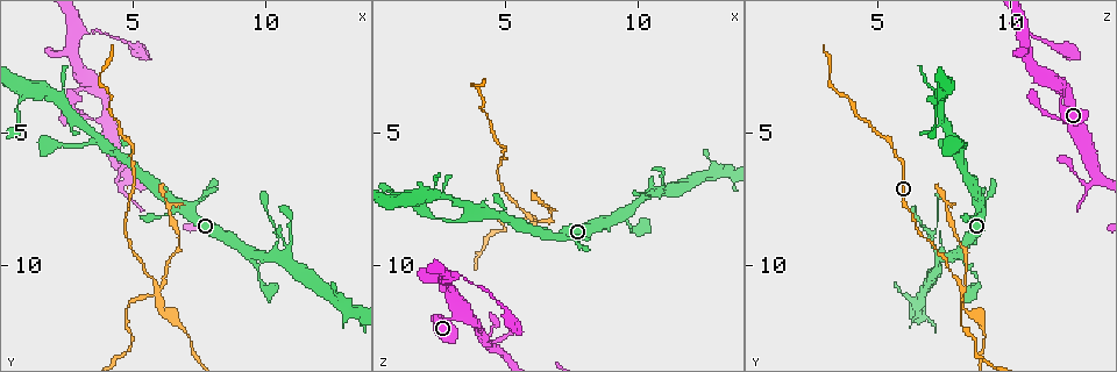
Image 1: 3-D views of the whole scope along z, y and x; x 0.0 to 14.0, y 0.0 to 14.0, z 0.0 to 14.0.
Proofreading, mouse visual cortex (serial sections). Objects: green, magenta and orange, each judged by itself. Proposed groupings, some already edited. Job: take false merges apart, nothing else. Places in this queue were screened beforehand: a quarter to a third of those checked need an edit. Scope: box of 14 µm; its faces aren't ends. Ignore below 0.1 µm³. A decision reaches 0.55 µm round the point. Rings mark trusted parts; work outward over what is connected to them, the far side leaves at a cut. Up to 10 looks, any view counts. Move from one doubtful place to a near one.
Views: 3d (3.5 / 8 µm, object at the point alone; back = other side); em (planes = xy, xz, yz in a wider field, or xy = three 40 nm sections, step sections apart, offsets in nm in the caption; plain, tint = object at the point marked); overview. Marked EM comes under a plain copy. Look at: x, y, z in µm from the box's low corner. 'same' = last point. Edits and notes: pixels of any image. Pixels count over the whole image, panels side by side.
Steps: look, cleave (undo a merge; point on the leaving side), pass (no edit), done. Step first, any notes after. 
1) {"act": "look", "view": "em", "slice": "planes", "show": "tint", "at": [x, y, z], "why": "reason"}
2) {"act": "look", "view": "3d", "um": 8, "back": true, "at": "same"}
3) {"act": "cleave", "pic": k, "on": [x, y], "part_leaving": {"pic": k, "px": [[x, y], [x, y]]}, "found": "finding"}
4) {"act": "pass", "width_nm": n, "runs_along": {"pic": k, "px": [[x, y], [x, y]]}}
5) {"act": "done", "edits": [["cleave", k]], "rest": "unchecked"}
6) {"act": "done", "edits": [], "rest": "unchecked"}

{"act": "look", "view": "3d", "um": 3.5, "back": true, "at": [4.7, 6.4, 13.1], "why": "abrupt turn"}

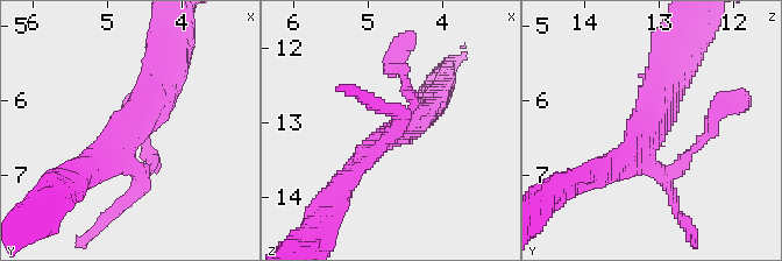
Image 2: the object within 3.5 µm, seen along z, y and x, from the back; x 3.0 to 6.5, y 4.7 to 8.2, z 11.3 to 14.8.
{"act": "look", "view": "em", "slice": "planes", "show": "tint", "at": [4.70, 6.40, 13.15]}

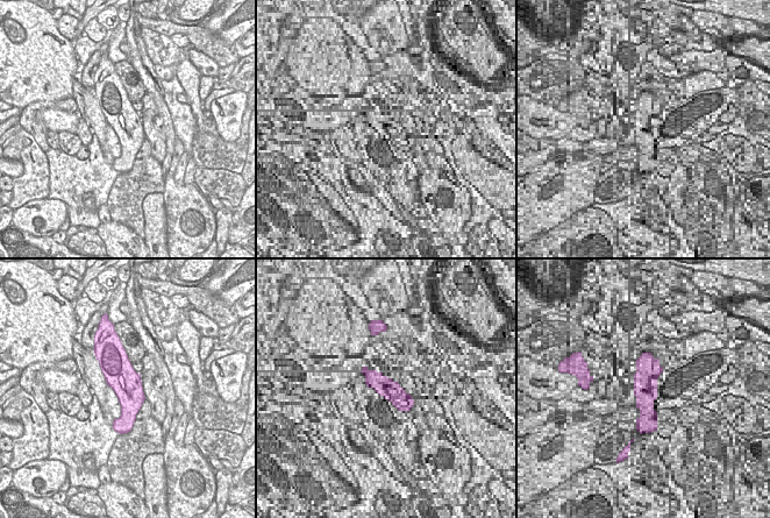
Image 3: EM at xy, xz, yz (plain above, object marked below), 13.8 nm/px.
{"act": "look", "view": "em", "slice": "xy", "step": 3, "show": "tint", "at": "same"}

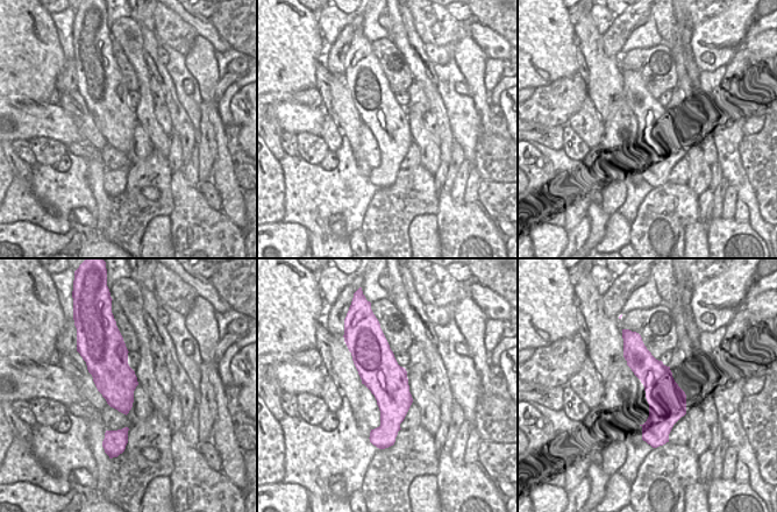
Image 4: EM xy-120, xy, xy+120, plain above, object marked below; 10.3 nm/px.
{"act": "pass", "runs_along": {"pic": 2, "px": [[666, 63], [648, 163], [681, 163]]}, "found": "all the same cell"}

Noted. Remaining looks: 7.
{"act": "look", "view": "3d", "um": 3.5, "at": [3.0, 1.3, 10.3], "why": "side arm on a straight run"}

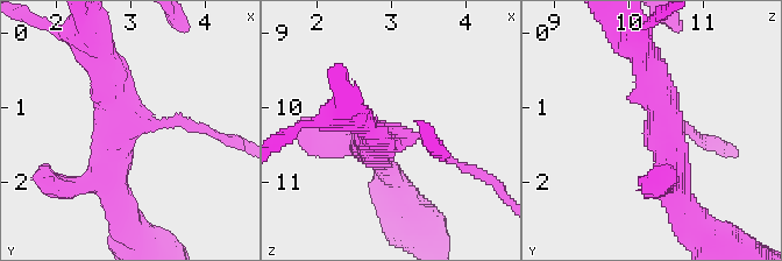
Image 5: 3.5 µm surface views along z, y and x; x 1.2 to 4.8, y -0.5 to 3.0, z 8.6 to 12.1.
{"act": "look", "view": "em", "slice": "xy", "step": 1, "show": "tint", "at": [2.90, 1.25, 10.45], "arms": 3, "arm_widths_nm": [100, 350, 350]}

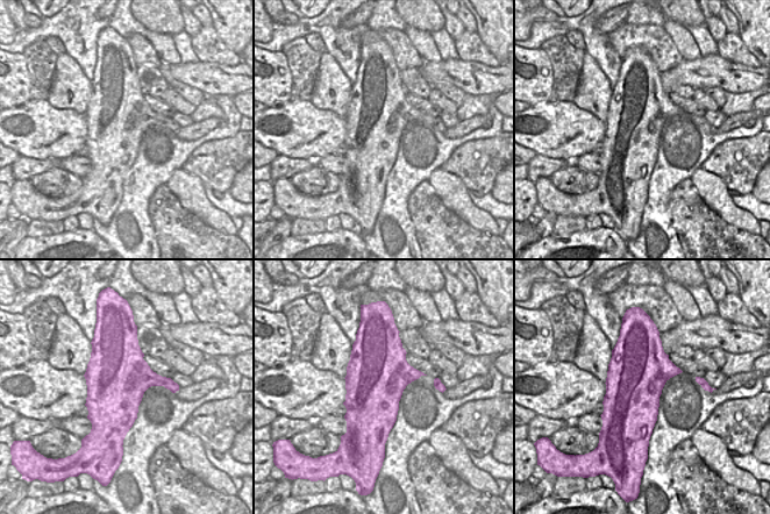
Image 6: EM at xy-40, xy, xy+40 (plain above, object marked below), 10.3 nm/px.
{"act": "pass", "found": "continuous, no second cell"}

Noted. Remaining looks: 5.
{"act": "look", "view": "3d", "um": 3.5, "at": [6.0, 10.9, 8.3], "why": "four arms meet"}

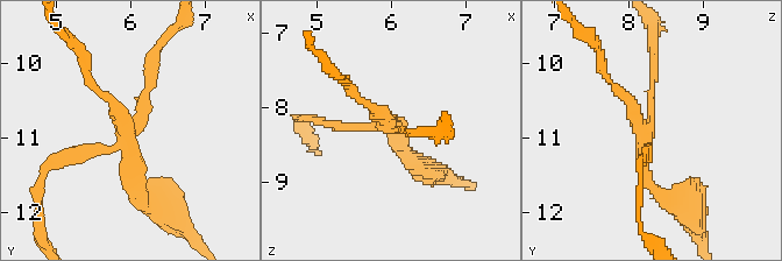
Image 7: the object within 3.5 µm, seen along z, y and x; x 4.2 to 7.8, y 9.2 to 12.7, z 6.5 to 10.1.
{"act": "look", "view": "em", "slice": "xy", "step": 2, "show": "tint", "at": [5.90, 10.90, 8.20], "arms": 4, "arm_widths_nm": [100, 100, 150, 150]}

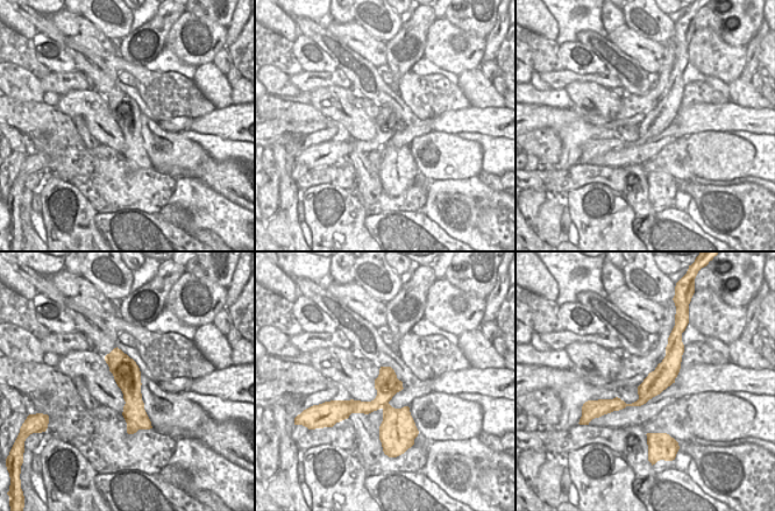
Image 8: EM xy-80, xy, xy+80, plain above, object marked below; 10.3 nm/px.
{"act": "cleave", "pic": 7, "on": [76, 152], "border": {"pic": 8, "px": [[654, 371], [654, 383], [642, 395]]}, "found": "a second cell is stuck on"}

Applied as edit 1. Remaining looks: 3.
{"act": "look", "view": "3d", "um": 3.5, "back": true, "at": [10.5, 9.8, 7.3], "why": "arms part here"}

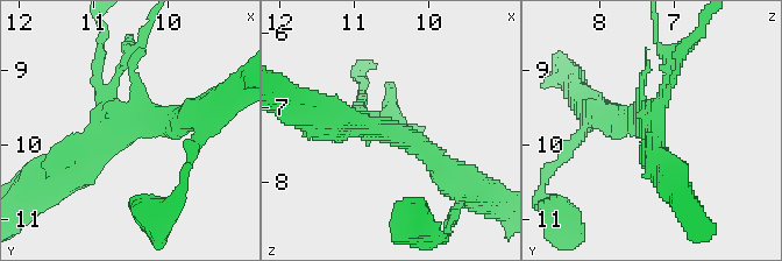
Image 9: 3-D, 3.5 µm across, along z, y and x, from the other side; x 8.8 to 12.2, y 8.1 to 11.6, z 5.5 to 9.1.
{"act": "look", "view": "em", "slice": "xy", "step": 5, "show": "tint", "at": [10.55, 9.70, 7.30], "why": "now the EM"}

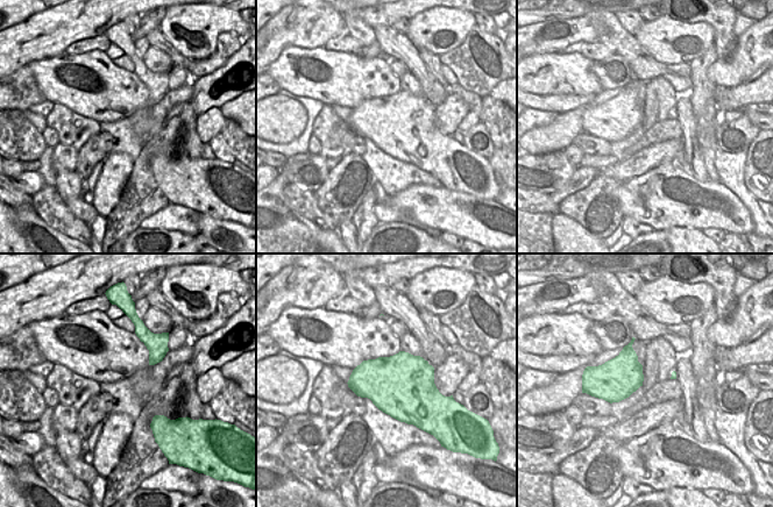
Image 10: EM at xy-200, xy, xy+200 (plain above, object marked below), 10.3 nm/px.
{"act": "pass", "runs_along": {"pic": 9, "px": [[456, 177], [410, 139], [324, 124]]}, "found": "one cell here"}

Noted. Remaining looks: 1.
{"act": "done", "edits": [["cleave", 7]], "rest": "unchecked"}

